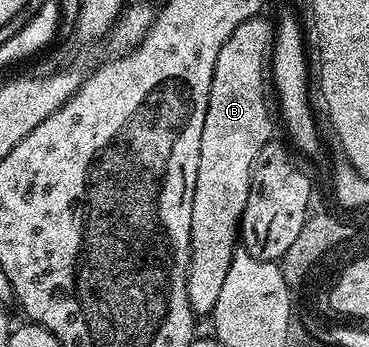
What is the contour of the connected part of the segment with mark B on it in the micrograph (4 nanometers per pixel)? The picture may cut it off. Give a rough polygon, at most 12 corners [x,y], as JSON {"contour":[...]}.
{"contour":[[274,24],[216,58],[192,194],[188,302],[209,317],[275,135]]}

